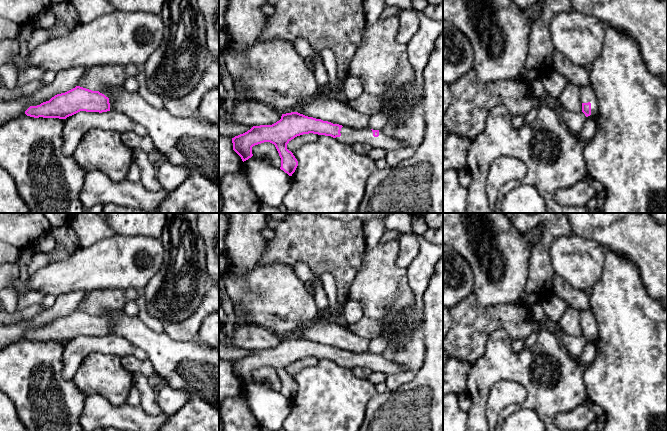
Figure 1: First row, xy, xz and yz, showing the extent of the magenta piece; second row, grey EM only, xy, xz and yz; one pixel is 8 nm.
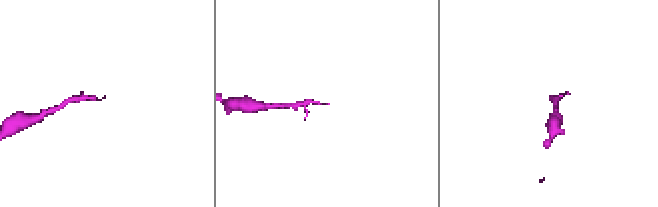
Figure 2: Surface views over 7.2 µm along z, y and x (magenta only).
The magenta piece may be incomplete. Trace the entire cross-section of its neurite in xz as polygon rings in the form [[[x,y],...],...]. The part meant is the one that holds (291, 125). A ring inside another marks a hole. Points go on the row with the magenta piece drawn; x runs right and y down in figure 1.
[[[291,112],[282,114],[281,119],[272,125],[253,126],[247,132],[235,136],[232,138],[233,150],[244,162],[253,156],[253,146],[270,142],[275,145],[281,158],[280,169],[292,176],[298,161],[287,149],[287,144],[295,137],[309,133],[331,136],[342,144],[352,146],[367,143],[372,148],[382,148],[386,151],[405,147],[402,141],[386,135],[382,130],[346,128],[298,112]]]

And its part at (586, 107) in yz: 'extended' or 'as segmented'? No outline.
extended

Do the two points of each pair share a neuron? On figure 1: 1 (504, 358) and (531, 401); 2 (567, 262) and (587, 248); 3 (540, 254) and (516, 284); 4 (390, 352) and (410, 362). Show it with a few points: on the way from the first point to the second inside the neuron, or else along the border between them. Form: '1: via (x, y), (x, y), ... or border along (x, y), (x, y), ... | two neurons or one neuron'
1: via (515, 369), (531, 385), (531, 390) | one neuron
2: via (572, 259), (576, 259), (582, 253) | one neuron
3: border along (531, 247), (527, 280), (521, 293) | two neurons
4: via (395, 352), (401, 353), (405, 357) | one neuron

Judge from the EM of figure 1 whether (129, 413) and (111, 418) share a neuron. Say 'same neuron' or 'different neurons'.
same neuron

